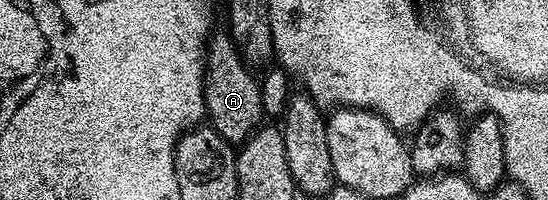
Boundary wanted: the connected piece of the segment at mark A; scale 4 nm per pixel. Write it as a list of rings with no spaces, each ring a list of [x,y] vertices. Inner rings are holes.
[[[213,37],[206,46],[206,73],[204,75],[206,118],[212,129],[218,131],[228,142],[240,144],[261,125],[265,117],[260,82],[257,75],[252,75],[255,73],[248,63],[240,57],[231,37],[215,38]]]

